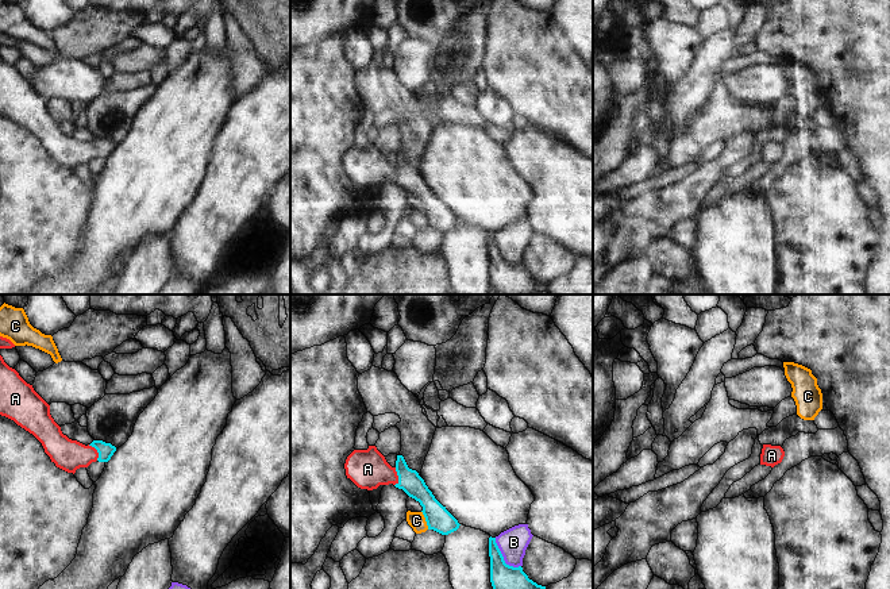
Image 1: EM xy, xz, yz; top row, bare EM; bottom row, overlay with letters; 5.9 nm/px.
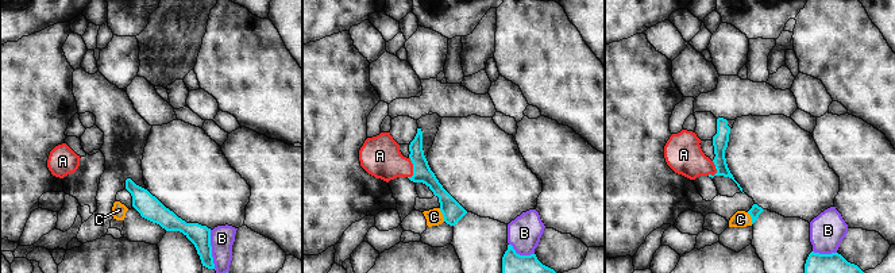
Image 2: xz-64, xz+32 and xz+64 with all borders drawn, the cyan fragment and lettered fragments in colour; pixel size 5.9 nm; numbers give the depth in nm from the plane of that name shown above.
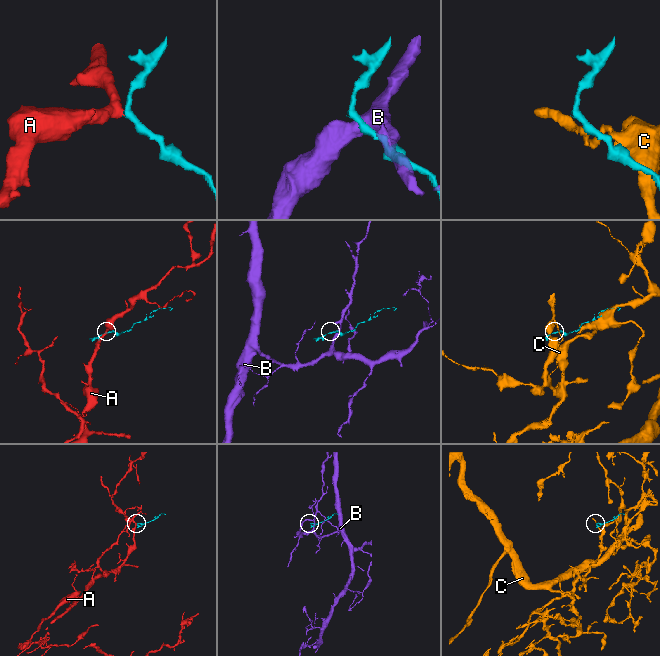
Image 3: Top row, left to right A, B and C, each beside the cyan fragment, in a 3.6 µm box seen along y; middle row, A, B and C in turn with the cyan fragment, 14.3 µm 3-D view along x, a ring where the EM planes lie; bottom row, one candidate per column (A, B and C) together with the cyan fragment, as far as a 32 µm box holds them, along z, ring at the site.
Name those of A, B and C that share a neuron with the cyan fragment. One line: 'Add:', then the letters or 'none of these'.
Add: A

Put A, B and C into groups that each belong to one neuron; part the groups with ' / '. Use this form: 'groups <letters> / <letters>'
groups A / B / C

